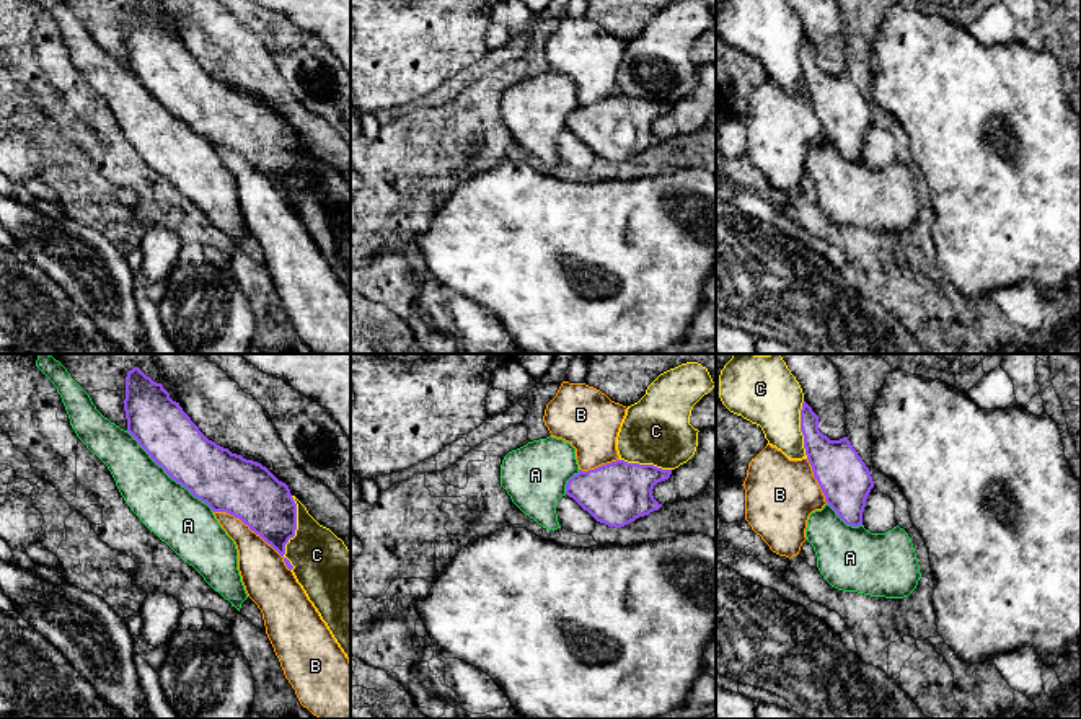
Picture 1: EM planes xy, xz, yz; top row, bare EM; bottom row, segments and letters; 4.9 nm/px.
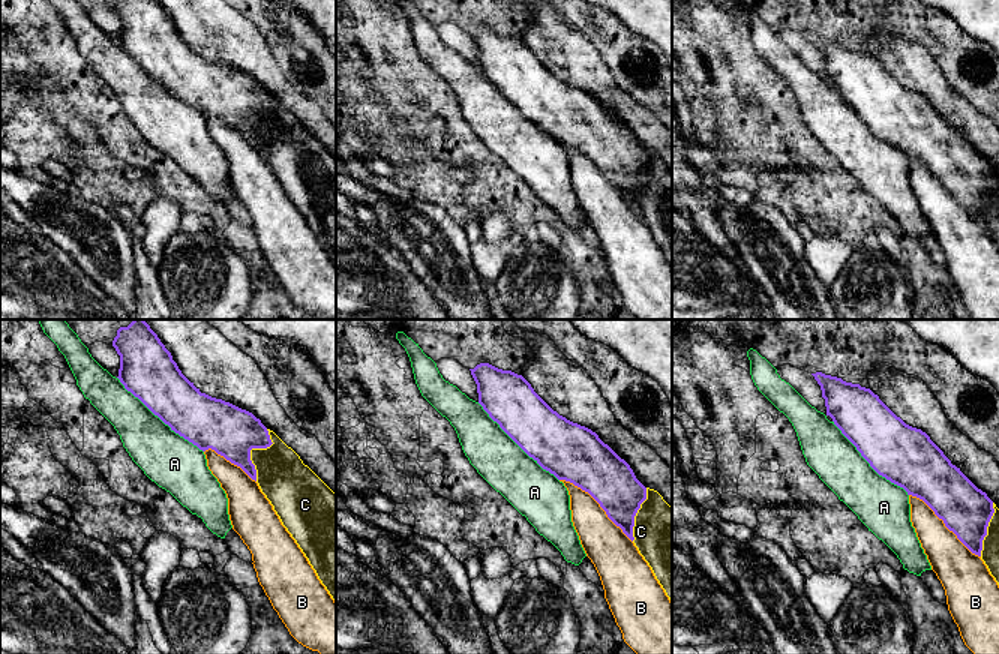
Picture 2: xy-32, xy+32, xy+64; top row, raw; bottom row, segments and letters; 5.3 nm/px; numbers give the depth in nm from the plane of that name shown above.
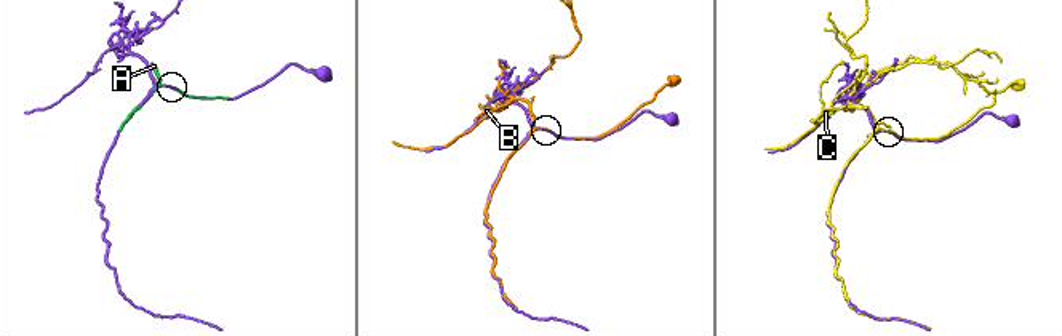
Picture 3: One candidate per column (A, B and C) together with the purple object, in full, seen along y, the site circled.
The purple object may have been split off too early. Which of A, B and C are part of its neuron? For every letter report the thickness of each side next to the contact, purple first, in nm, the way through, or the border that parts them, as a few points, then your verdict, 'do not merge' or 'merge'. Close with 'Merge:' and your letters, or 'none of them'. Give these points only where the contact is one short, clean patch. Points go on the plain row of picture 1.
A: calibres 280 and 280 nm; do not merge
B: calibres 280 and 240 nm; do not merge
C: calibres 280 and 300 nm; do not merge
Merge: none of them

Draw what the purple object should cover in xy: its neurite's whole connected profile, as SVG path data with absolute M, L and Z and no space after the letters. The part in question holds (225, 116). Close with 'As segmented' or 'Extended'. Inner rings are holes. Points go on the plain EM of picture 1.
M139 2L127 7L122 37L127 67L171 114L205 137L212 147L227 147L240 153L284 192L285 179L297 165L297 139L285 117L261 98L246 95L209 75L179 37L170 33L163 20L153 16Z. As segmented

